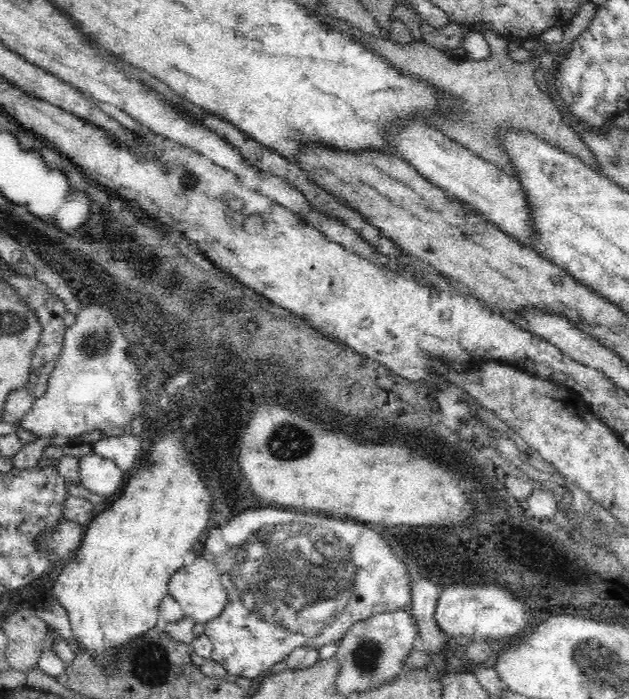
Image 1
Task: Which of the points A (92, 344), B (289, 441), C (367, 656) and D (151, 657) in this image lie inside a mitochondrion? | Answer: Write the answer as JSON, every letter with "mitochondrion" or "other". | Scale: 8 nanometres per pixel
{"A":"mitochondrion","B":"mitochondrion","C":"mitochondrion","D":"mitochondrion"}

